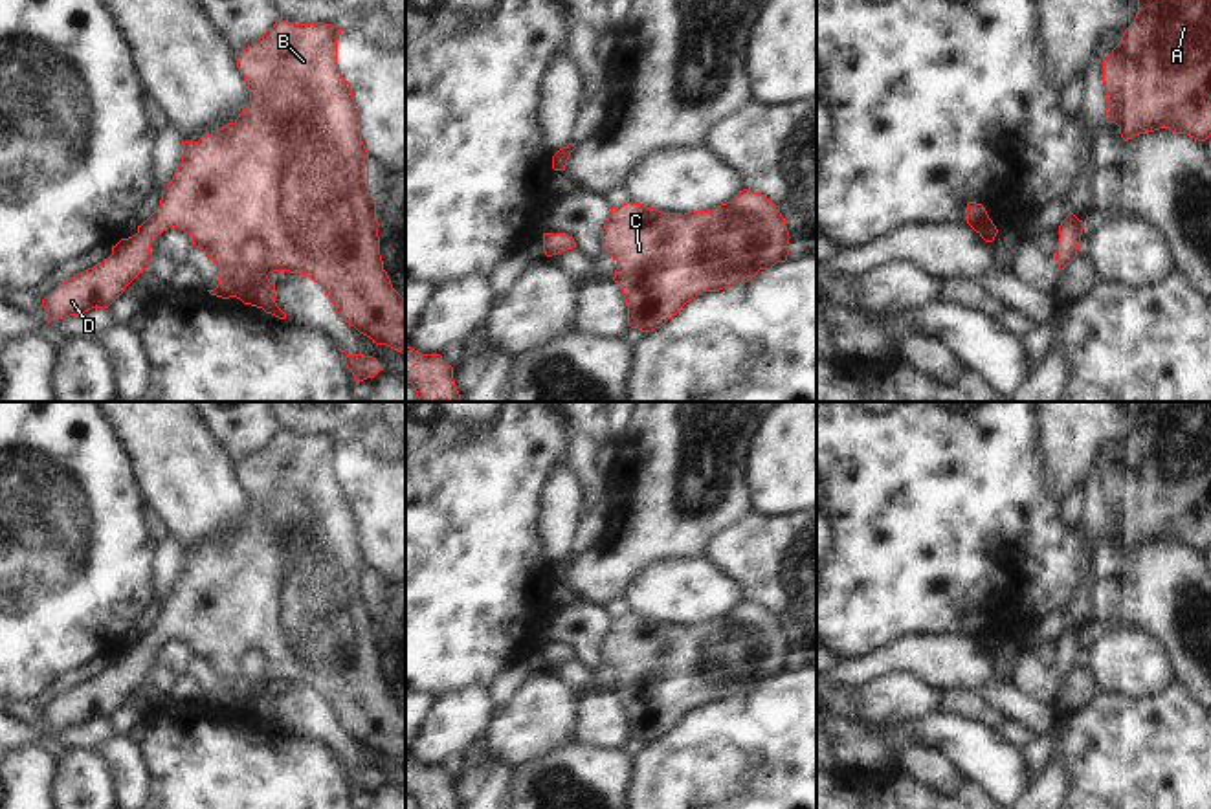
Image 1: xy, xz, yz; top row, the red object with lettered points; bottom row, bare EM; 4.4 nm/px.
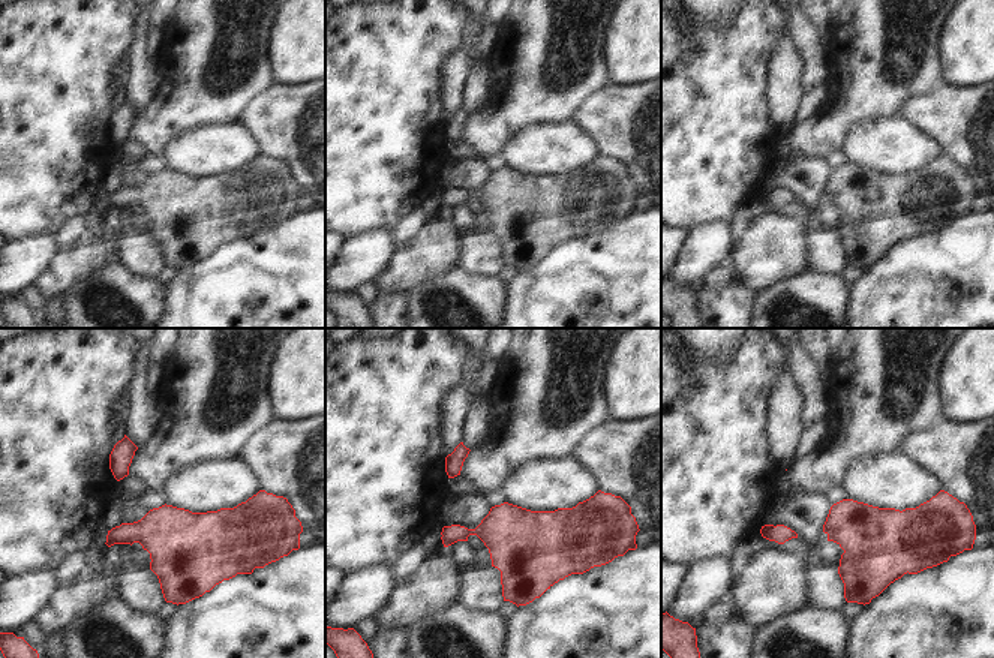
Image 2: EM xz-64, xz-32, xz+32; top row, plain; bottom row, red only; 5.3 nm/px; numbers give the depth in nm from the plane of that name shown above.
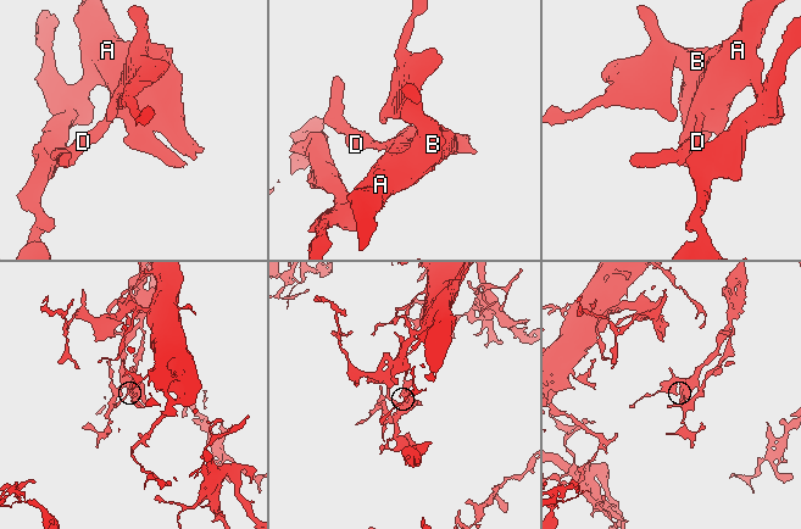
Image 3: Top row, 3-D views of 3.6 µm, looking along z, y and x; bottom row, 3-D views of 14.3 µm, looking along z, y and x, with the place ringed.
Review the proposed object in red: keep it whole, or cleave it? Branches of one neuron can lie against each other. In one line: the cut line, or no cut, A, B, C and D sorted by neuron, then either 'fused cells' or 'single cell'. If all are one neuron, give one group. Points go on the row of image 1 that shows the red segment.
no cut | A B C D | single cell

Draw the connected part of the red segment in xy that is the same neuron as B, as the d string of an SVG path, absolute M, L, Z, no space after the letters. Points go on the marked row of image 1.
M277 18L273 28L268 29L261 39L257 39L251 46L242 51L235 51L237 66L244 75L244 81L250 88L250 103L239 114L239 117L220 128L215 128L211 134L202 136L198 141L182 141L183 156L178 171L174 172L171 183L165 191L161 191L161 200L158 209L138 226L138 233L121 238L116 246L112 246L112 255L103 262L88 268L68 281L61 283L48 297L42 299L40 312L44 314L44 321L59 321L70 316L81 316L92 308L108 308L125 288L149 266L152 259L150 244L152 240L167 231L169 227L178 227L193 237L193 246L206 251L206 255L217 264L218 284L215 290L207 290L211 295L229 299L237 297L244 305L251 305L262 308L266 314L272 314L279 319L286 319L286 314L275 303L275 283L268 279L273 272L290 272L299 275L308 275L314 283L317 283L330 303L334 305L338 316L354 327L360 334L372 339L376 345L387 345L396 352L406 352L406 299L393 288L387 272L383 270L383 260L380 255L380 237L378 237L378 220L376 220L376 200L369 194L369 152L361 141L361 108L354 103L352 88L339 73L338 64L338 39L343 28L330 26L323 22L316 24L290 24L283 18Z

